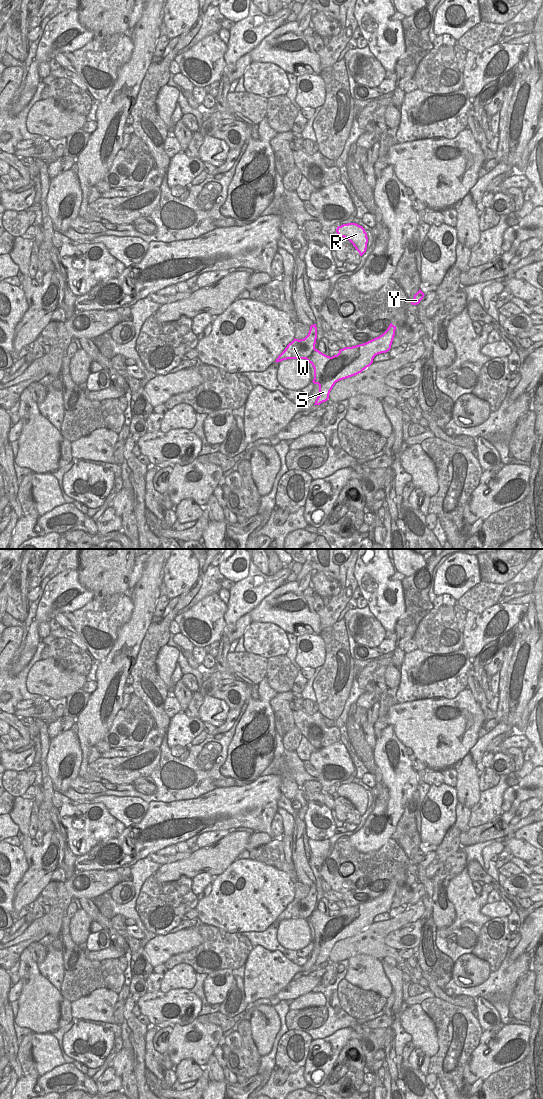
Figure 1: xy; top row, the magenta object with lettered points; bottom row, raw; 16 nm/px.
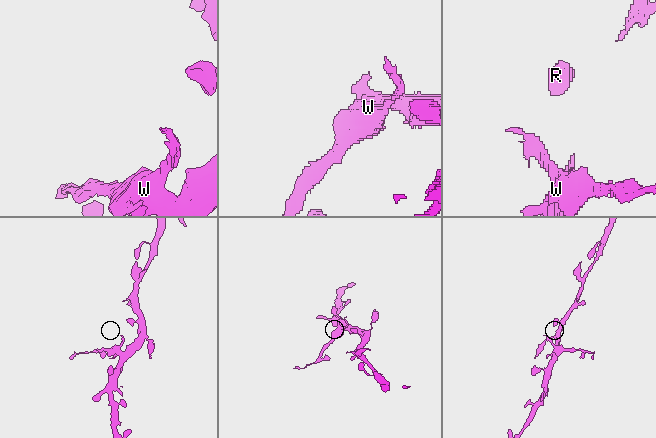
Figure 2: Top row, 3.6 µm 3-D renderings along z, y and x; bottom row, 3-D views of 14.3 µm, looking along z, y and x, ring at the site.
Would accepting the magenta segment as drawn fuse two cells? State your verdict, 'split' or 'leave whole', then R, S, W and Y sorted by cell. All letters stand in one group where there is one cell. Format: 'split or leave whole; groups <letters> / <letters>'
split; groups R S Y / W

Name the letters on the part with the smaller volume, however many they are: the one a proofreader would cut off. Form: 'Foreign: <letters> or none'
Foreign: W

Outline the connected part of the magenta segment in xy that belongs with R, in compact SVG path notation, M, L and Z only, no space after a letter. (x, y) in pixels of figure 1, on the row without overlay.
M356 783L343 784L337 787L336 792L339 797L348 799L359 812L360 816L366 812L368 797L362 786Z

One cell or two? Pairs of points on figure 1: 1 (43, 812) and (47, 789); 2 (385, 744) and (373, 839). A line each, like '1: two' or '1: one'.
1: one
2: one

